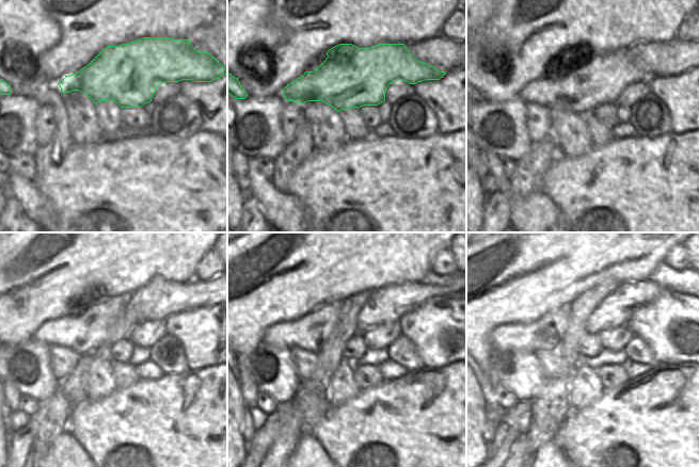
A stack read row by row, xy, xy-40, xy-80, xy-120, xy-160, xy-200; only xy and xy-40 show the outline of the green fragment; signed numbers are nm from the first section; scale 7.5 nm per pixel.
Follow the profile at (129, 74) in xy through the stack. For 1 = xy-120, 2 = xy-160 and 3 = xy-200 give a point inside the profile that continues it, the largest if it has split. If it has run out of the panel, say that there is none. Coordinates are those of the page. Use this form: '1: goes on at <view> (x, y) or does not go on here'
1: goes on at xy-120 (99, 325)
2: goes on at xy-160 (311, 332)
3: goes on at xy-200 (545, 334)

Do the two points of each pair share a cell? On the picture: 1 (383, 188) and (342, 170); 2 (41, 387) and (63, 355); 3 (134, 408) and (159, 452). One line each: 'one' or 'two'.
1: one
2: two
3: one

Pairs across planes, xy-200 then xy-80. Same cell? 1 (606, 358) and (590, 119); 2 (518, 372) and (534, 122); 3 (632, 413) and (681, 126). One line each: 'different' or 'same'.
1: different
2: different
3: different

